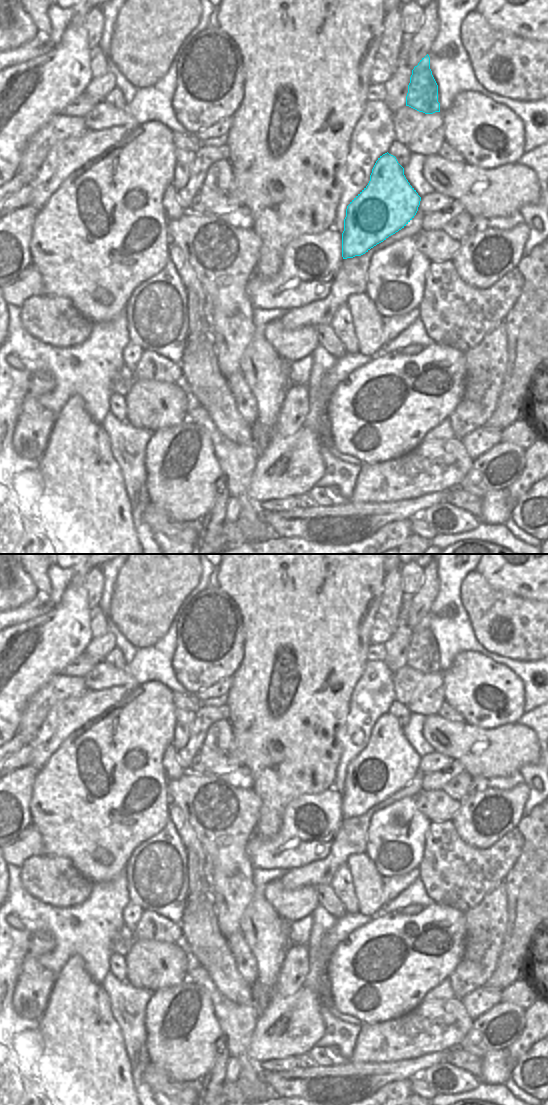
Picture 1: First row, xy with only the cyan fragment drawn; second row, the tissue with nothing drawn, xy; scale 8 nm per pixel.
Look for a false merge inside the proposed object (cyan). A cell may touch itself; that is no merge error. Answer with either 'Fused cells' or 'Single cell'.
Fused cells

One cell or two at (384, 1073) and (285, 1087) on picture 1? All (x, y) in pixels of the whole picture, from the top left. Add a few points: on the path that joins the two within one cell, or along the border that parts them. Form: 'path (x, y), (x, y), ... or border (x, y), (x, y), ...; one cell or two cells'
path (359, 1076), (343, 1084), (310, 1084); one cell

